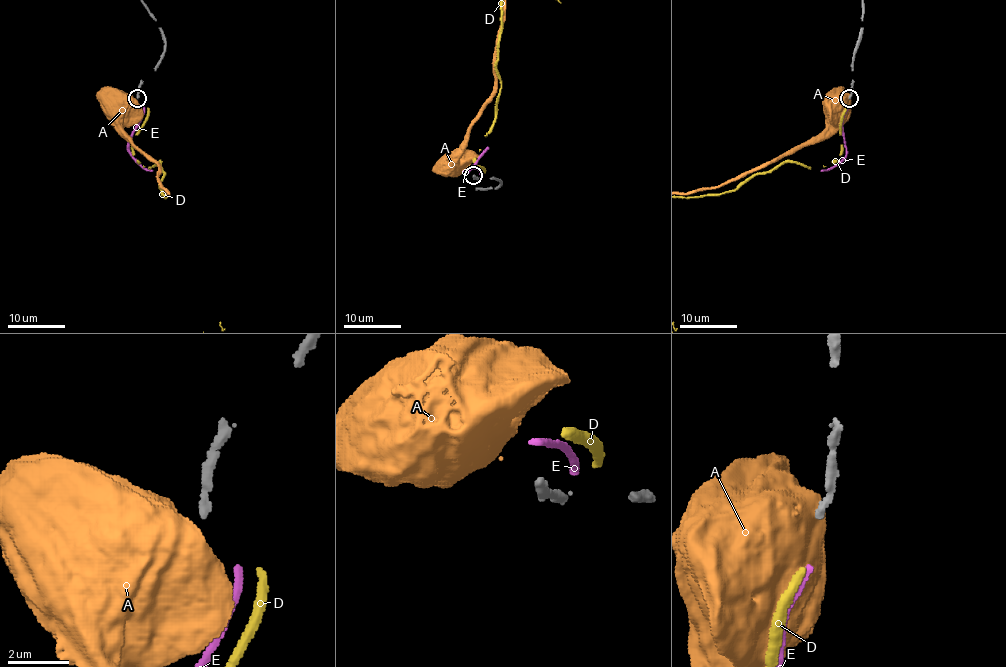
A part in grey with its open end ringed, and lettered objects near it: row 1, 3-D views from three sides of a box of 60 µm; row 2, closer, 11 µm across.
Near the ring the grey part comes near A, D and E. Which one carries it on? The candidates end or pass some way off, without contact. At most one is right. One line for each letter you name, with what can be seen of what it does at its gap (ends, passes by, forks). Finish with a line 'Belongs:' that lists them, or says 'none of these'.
Belongs: none of these

